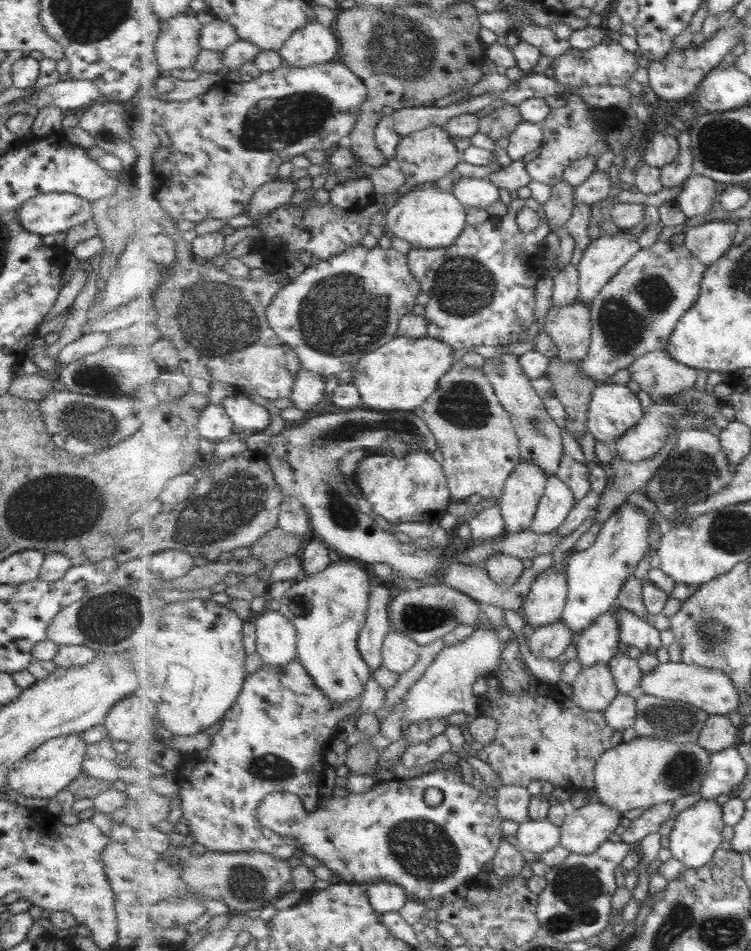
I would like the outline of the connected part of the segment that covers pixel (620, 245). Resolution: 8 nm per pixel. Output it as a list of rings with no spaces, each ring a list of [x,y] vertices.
[[[601,232],[599,237],[589,243],[585,249],[583,258],[578,266],[580,274],[580,295],[579,302],[590,306],[595,297],[606,287],[606,284],[633,260],[633,257],[642,249],[638,237],[623,232],[608,235]]]

